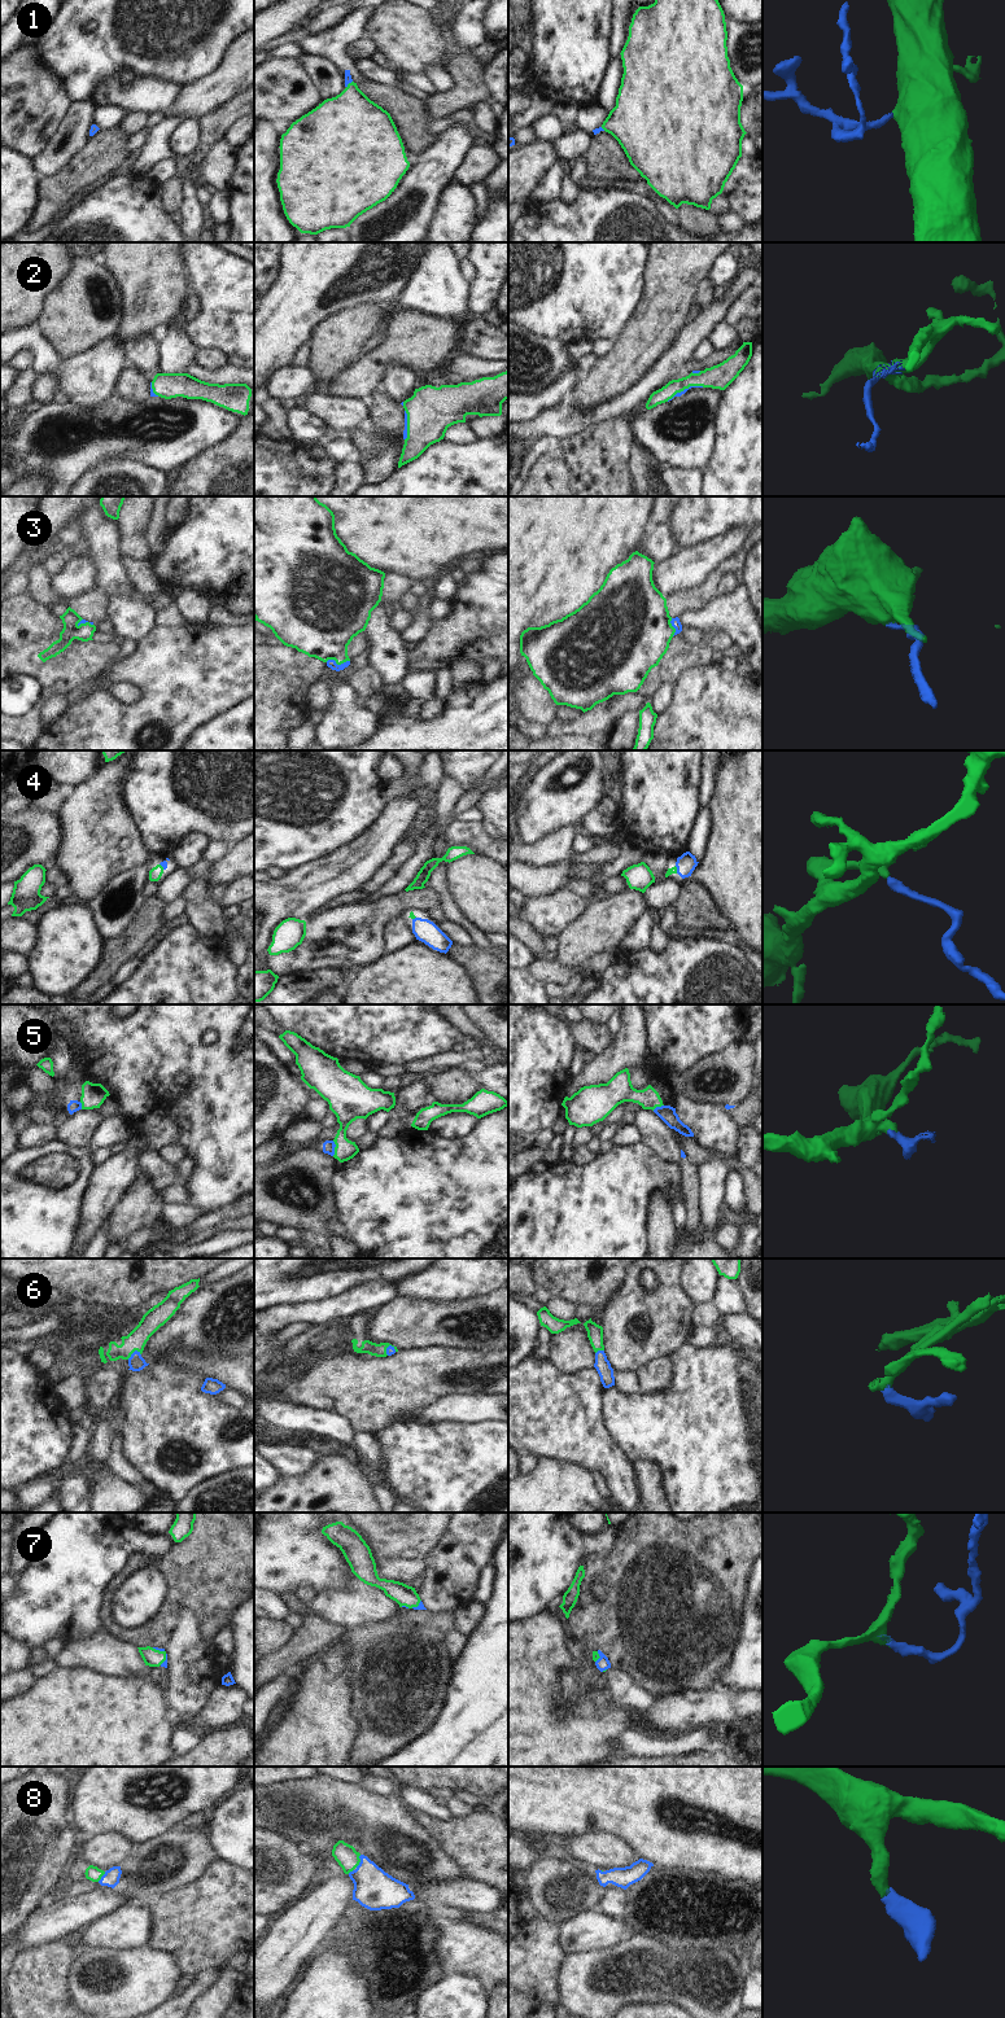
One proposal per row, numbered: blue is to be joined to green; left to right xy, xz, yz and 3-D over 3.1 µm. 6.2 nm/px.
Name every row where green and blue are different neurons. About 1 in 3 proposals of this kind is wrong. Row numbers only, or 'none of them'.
5

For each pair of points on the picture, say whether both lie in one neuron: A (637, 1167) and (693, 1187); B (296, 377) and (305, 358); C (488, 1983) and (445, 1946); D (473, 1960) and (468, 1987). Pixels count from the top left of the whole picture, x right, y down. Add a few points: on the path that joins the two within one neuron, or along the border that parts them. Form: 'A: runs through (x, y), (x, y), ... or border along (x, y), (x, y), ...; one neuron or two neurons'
A: border along (680, 1160), (682, 1187); two neurons
B: border along (293, 364), (309, 367); two neurons
C: runs through (480, 1971), (457, 1948); one neuron
D: border along (445, 1973), (472, 1974), (486, 1996); two neurons

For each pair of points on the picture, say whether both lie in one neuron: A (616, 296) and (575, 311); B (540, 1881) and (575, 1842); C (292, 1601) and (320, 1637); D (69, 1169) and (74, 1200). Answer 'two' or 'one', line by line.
A: one
B: two
C: one
D: two

